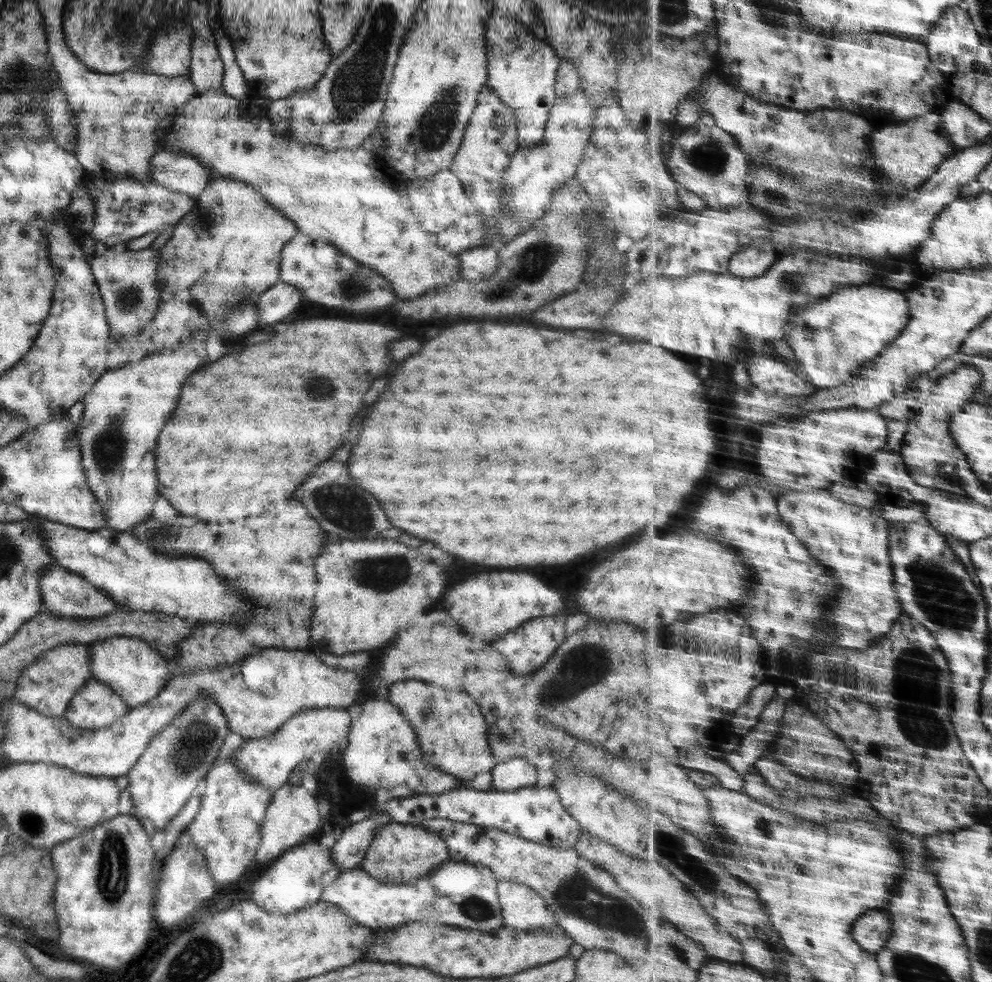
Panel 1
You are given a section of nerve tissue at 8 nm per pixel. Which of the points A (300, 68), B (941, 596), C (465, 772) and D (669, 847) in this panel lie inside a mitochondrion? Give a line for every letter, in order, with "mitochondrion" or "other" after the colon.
A: other
B: mitochondrion
C: other
D: mitochondrion

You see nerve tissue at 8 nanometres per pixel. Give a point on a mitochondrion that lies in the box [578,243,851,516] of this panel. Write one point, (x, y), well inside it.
(795, 284)

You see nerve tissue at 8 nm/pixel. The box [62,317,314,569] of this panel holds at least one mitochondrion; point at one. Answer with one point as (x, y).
(107, 449)

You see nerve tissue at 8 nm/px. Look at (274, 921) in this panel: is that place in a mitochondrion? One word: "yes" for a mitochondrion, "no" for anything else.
no

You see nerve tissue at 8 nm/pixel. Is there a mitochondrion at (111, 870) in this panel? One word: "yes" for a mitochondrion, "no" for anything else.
yes

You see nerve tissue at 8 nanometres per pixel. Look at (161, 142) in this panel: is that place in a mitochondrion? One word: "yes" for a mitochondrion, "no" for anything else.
no

